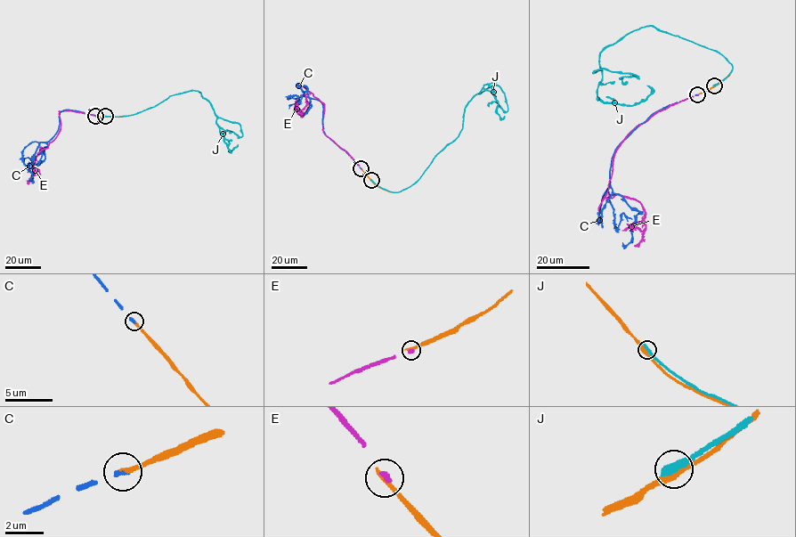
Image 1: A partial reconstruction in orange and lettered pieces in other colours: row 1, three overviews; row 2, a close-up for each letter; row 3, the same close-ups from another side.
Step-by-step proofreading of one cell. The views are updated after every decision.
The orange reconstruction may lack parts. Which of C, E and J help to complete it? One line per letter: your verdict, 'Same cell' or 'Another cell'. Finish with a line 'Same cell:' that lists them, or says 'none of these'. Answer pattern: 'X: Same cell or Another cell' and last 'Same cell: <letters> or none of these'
C: Same cell
E: Another cell
J: Another cell
Same cell: C

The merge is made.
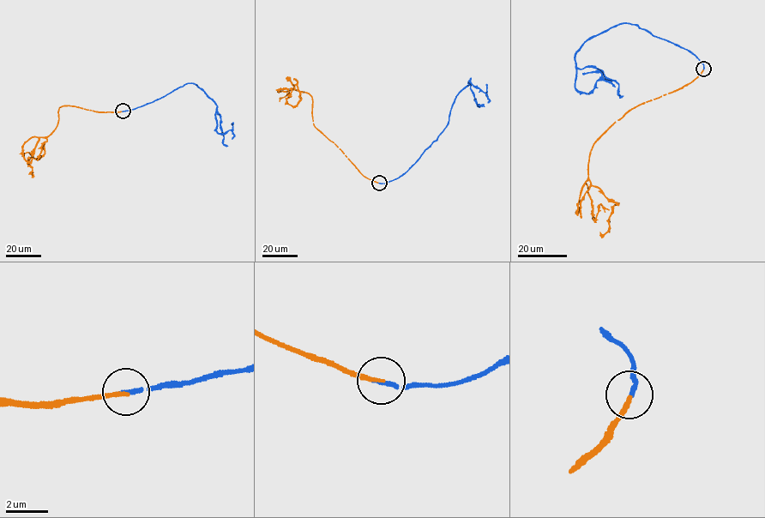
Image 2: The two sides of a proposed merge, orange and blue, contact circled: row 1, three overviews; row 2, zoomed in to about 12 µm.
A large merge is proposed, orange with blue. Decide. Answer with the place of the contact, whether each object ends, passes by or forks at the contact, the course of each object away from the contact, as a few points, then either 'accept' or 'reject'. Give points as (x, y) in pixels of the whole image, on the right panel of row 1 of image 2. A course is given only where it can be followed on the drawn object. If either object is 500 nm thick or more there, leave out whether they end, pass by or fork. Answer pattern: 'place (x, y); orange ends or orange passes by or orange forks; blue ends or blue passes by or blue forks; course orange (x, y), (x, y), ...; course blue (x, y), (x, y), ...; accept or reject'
place (703, 69); orange ends; blue ends; course orange (703, 69), (694, 80), (624, 114), (594, 144), (585, 182), (593, 215), (595, 219), (601, 204), (609, 210); course blue (703, 69), (695, 55), (623, 22), (593, 36), (575, 53), (575, 87), (587, 93), (601, 75), (582, 74); accept

